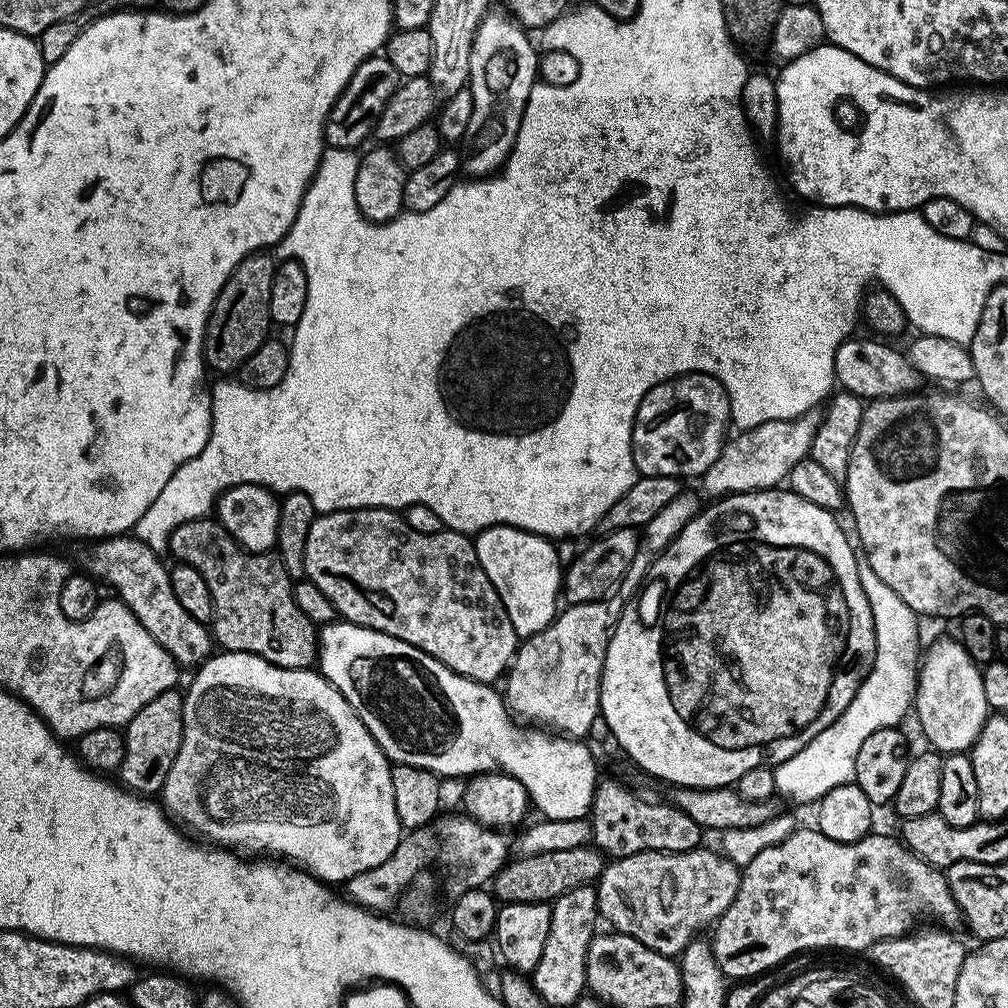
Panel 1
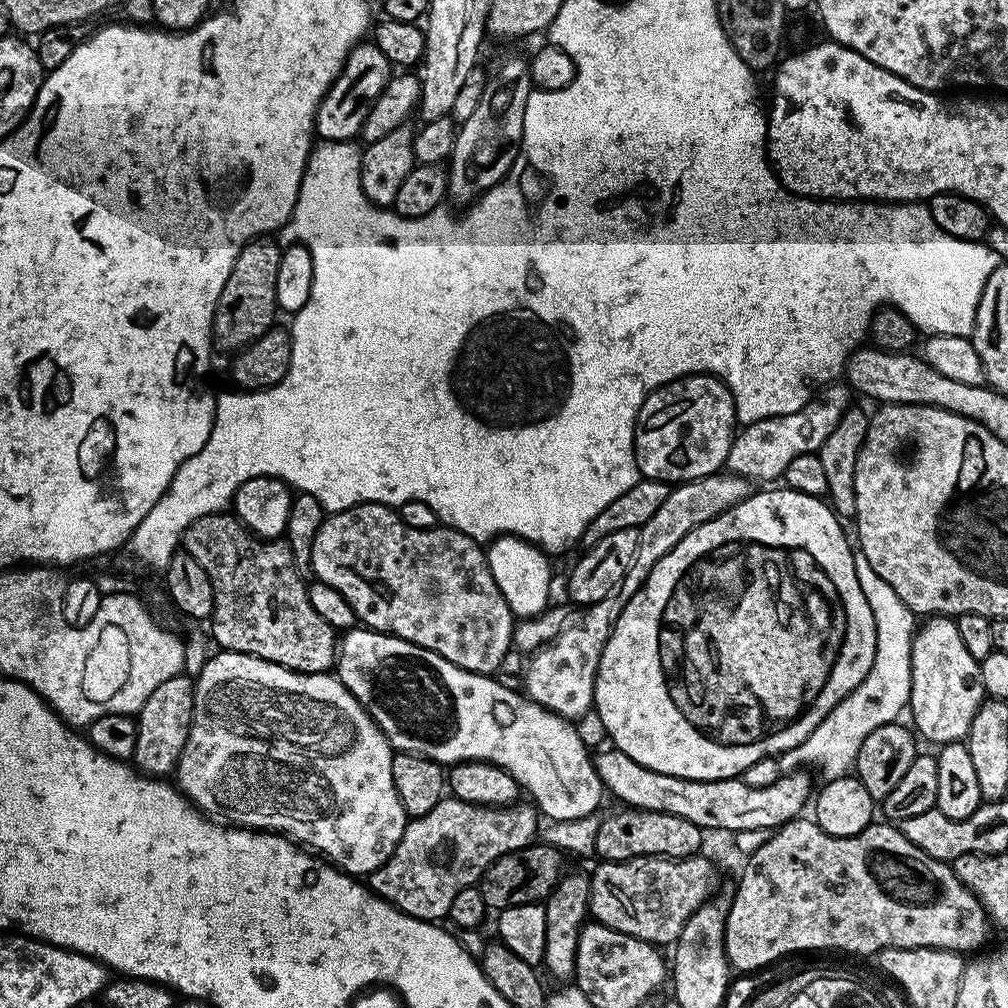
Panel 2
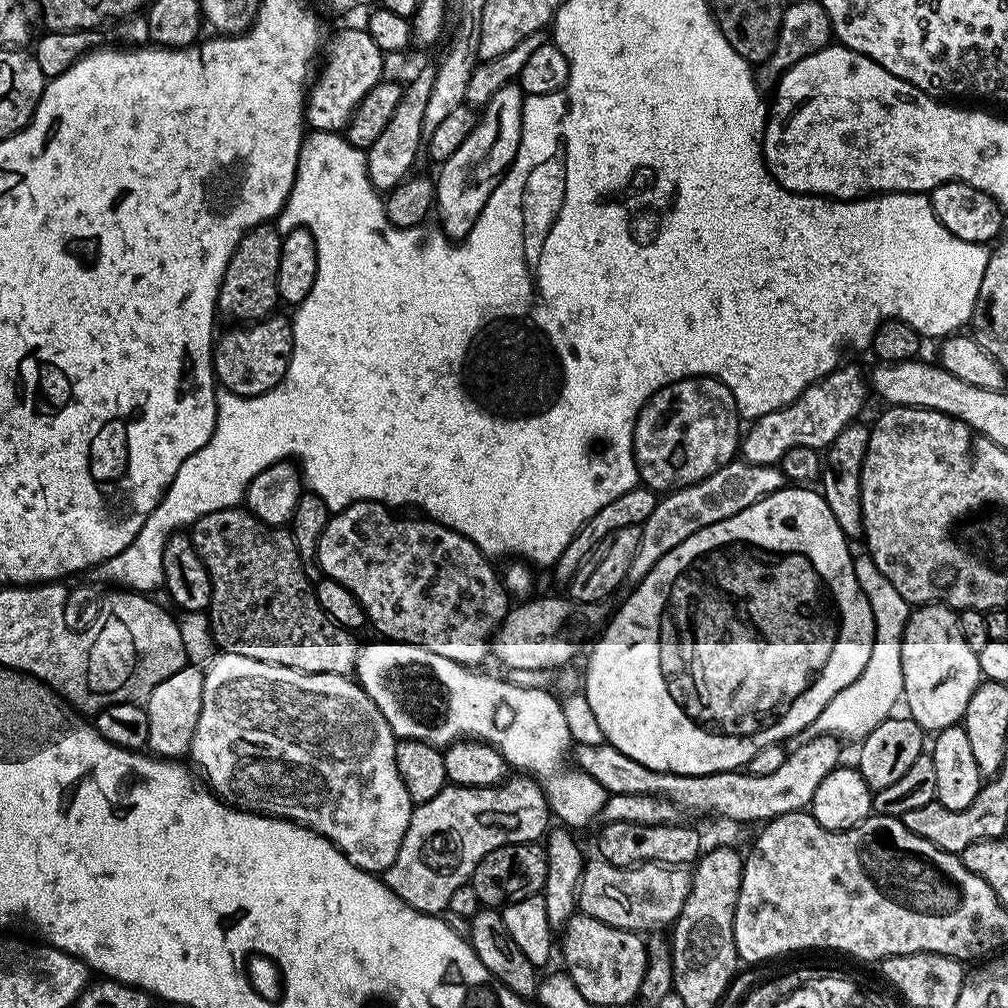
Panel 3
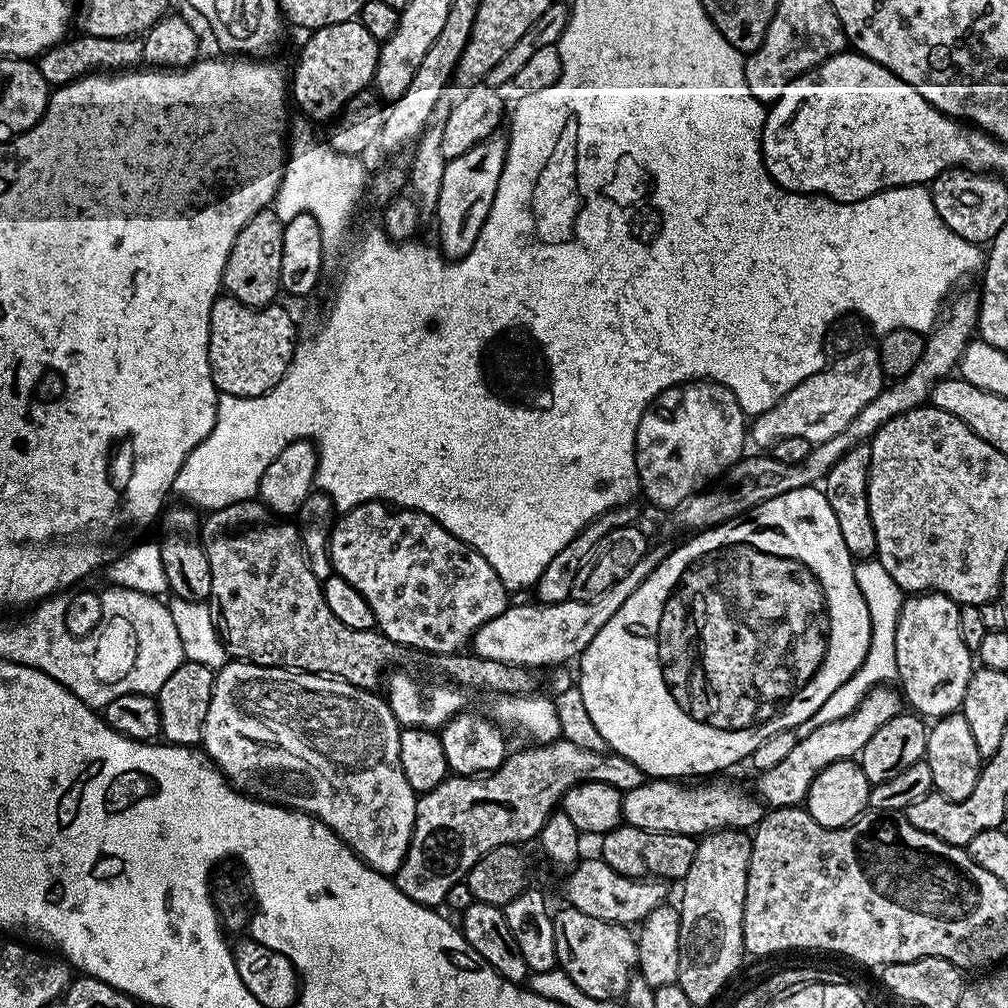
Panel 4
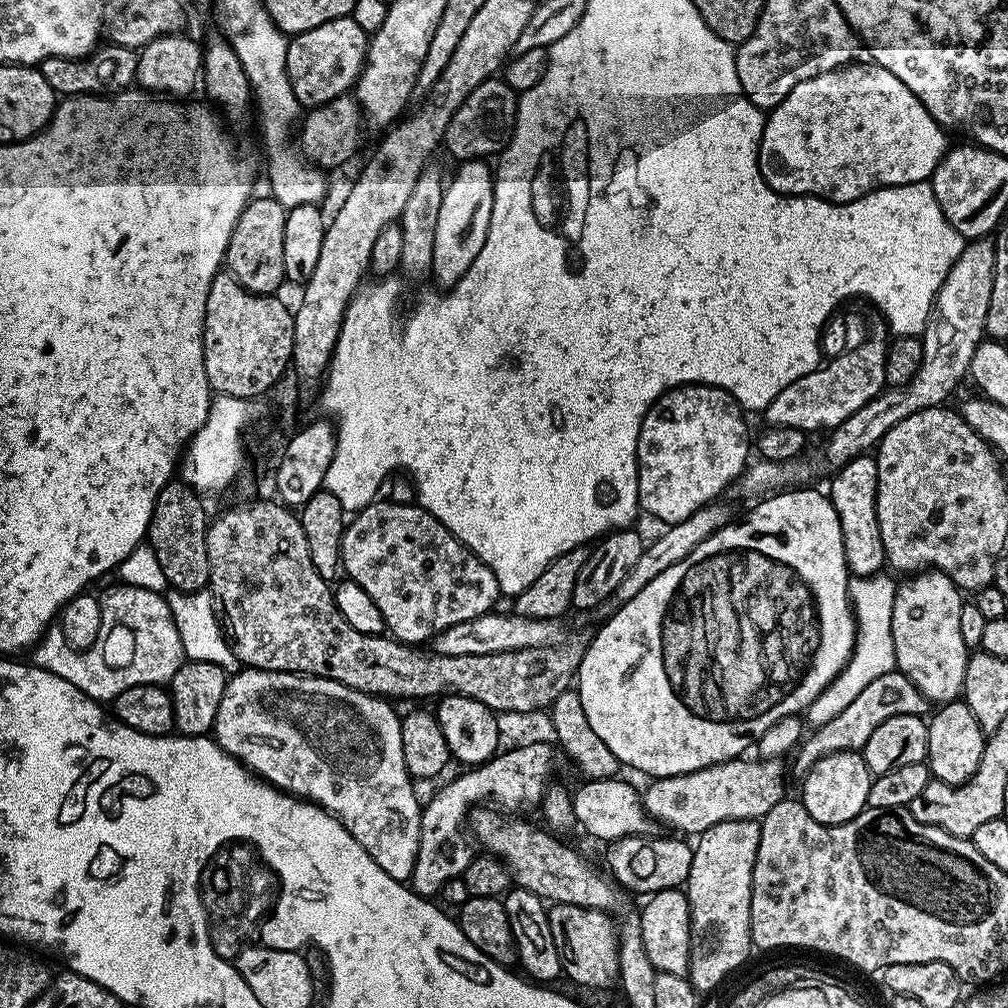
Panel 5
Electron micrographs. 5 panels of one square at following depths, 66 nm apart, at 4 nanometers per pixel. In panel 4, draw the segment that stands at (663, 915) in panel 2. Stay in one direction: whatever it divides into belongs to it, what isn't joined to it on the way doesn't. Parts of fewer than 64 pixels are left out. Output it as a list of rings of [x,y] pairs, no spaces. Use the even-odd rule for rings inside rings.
[[[599,858],[581,859],[567,876],[568,881],[564,884],[564,892],[568,895],[567,903],[582,910],[582,914],[590,914],[590,918],[602,918],[615,924],[632,926],[642,922],[648,917],[650,910],[669,899],[667,883],[656,878],[631,880],[629,876],[618,874],[618,870]]]

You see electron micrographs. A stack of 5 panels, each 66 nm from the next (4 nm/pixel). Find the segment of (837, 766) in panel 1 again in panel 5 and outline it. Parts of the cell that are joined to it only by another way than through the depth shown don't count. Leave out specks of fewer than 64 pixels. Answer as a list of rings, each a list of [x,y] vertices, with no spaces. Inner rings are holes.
[[[879,572],[873,576],[852,576],[848,582],[849,600],[853,607],[853,616],[856,622],[855,646],[848,664],[822,695],[810,704],[804,711],[805,727],[807,729],[820,728],[835,714],[841,713],[846,706],[854,702],[859,691],[874,682],[881,674],[886,674],[896,668],[896,655],[893,642],[893,608],[894,594],[896,593],[895,579],[884,576]]]

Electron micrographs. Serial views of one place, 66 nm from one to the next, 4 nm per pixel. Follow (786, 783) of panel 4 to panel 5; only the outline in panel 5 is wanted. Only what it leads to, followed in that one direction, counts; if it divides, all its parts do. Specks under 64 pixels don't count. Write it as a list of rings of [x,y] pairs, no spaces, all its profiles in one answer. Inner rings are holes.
[[[893,670],[886,674],[881,674],[875,678],[874,682],[867,683],[854,702],[846,706],[841,713],[835,714],[828,722],[820,728],[811,729],[805,735],[802,743],[795,749],[797,773],[809,772],[824,756],[832,752],[860,752],[870,742],[870,734],[886,722],[886,718],[894,718],[898,714],[910,714],[911,716],[927,717],[930,712],[929,701],[916,689],[914,682],[906,678],[899,670]]]

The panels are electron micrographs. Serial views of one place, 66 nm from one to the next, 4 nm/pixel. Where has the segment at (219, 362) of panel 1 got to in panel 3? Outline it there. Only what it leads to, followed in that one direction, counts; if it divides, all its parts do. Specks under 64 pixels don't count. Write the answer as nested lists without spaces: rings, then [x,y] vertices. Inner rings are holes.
[[[259,224],[245,232],[238,242],[226,274],[220,283],[220,293],[216,299],[221,317],[229,316],[232,322],[259,322],[277,311],[280,300],[278,294],[278,262],[282,258],[282,236],[275,227]]]

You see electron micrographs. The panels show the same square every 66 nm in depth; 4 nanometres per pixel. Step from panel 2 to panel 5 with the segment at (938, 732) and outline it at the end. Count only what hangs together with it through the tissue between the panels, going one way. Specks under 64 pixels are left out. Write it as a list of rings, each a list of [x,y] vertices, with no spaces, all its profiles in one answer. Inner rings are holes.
[[[925,570],[901,579],[896,585],[893,608],[893,642],[896,668],[902,674],[906,674],[906,678],[910,678],[910,682],[914,682],[914,686],[924,695],[925,700],[936,706],[957,699],[964,690],[963,676],[966,674],[966,662],[970,652],[966,642],[962,642],[962,606],[964,603],[961,589],[957,588],[955,582],[944,572]],[[948,652],[957,652],[956,676],[936,676],[939,672],[951,670],[952,656]]]

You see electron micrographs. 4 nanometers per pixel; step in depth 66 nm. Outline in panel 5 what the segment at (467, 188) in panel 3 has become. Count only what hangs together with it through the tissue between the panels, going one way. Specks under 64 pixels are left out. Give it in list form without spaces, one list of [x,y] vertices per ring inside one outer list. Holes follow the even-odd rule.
[[[483,159],[465,160],[456,173],[451,173],[442,194],[442,207],[438,210],[438,226],[434,226],[434,258],[432,259],[431,279],[436,279],[441,289],[453,288],[474,266],[474,258],[486,246],[486,234],[490,230],[490,214],[494,210],[494,168]]]

